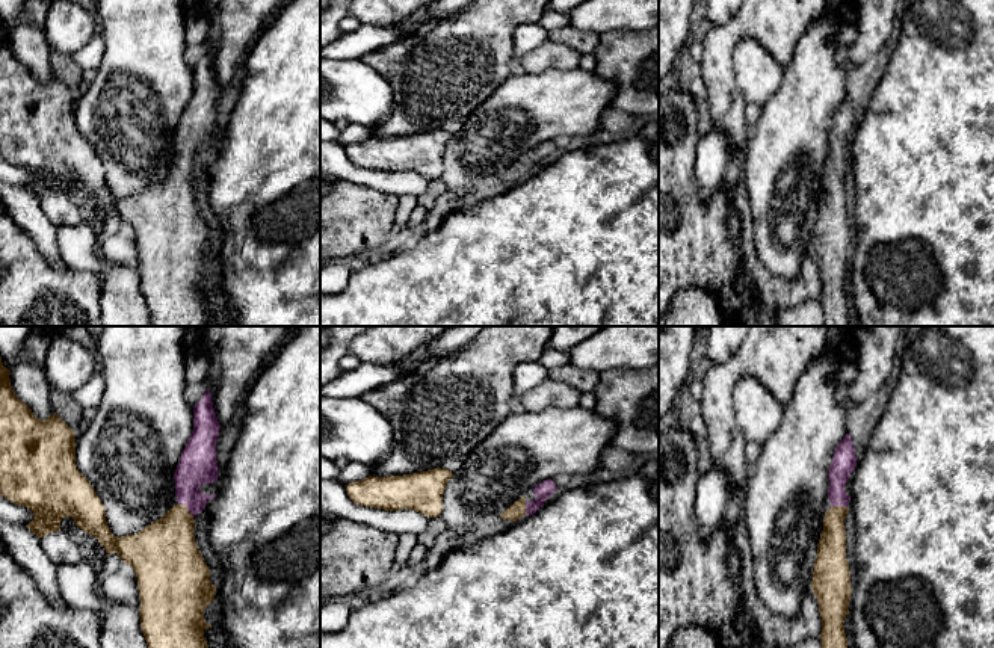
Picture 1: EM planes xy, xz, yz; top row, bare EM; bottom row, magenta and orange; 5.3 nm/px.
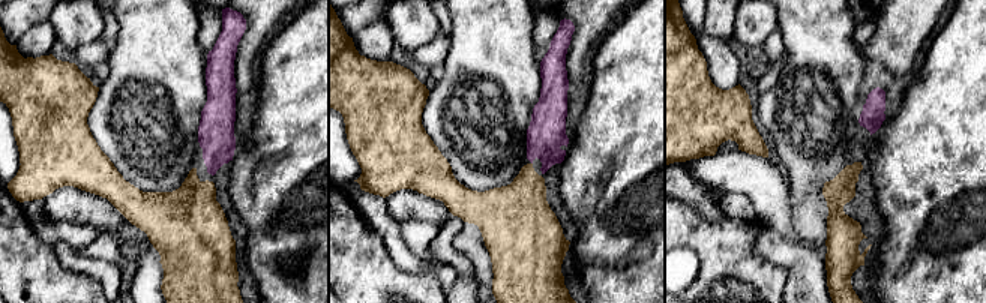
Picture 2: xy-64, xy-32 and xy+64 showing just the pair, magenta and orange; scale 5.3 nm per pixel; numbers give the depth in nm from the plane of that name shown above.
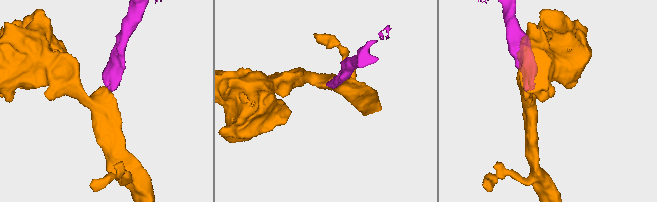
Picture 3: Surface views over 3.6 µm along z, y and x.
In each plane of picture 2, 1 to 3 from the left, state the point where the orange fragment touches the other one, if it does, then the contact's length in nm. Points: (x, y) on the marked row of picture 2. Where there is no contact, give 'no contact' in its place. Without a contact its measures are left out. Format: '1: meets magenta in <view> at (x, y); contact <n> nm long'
1: no contact
2: no contact
3: no contact

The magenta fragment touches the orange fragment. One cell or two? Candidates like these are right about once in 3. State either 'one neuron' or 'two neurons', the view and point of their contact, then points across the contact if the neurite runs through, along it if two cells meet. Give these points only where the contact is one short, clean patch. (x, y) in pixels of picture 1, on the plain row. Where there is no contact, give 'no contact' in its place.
one neuron | xy (188, 169) | across xy (198, 127), (188, 141), (188, 169), (182, 175), (165, 210)

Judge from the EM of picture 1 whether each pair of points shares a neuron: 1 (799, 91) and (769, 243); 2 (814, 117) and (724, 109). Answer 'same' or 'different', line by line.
1: same
2: different

